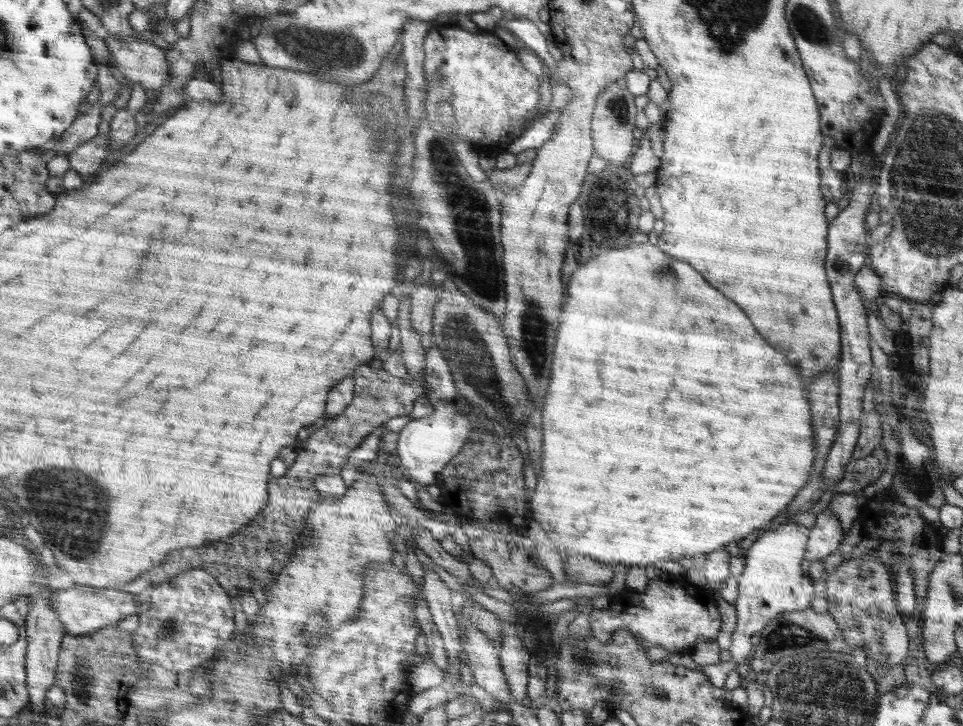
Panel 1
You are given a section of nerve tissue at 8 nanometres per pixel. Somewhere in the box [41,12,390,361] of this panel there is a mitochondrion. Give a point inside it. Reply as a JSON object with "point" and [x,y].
{"point":[328,52]}

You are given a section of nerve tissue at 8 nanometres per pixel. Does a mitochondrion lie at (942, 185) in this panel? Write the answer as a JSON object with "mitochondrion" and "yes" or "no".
{"mitochondrion":"yes"}

